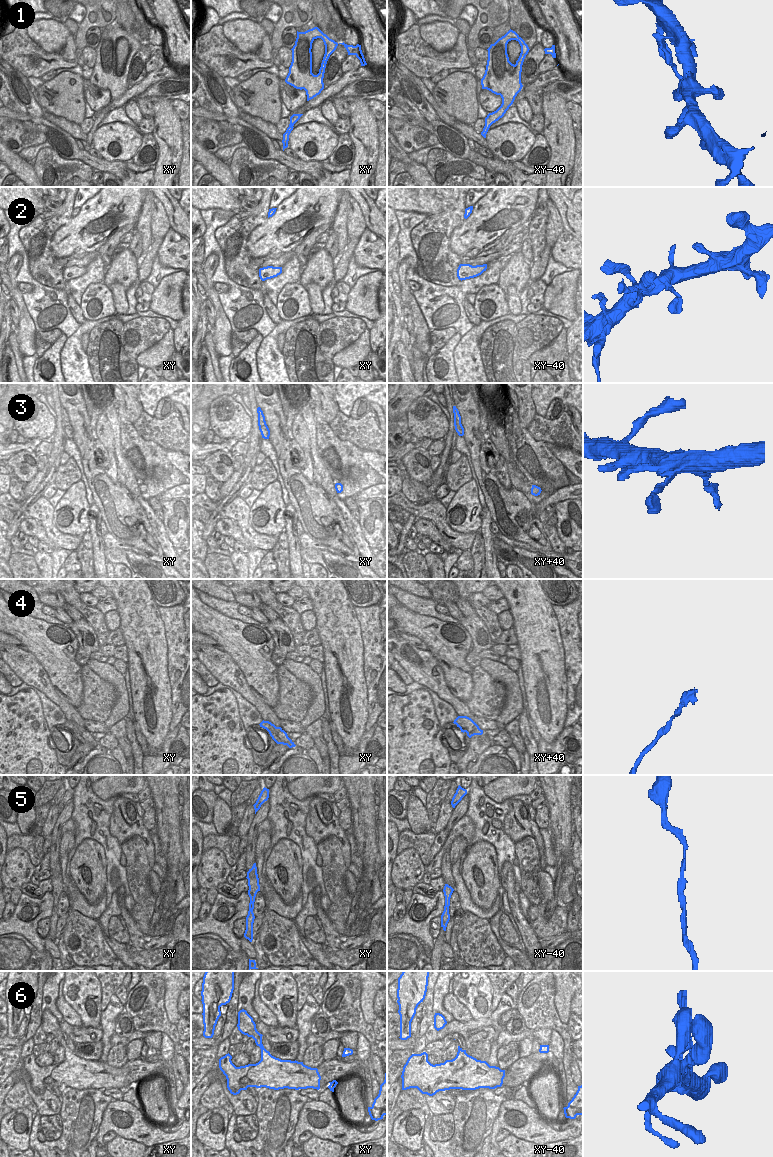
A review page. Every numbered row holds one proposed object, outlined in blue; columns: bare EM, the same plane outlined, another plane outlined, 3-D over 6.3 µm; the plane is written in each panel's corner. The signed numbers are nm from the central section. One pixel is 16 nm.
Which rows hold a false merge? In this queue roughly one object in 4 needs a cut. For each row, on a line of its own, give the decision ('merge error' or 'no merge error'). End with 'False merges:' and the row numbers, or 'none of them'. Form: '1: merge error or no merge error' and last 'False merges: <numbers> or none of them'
1: no merge error
2: no merge error
3: no merge error
4: no merge error
5: no merge error
6: no merge error
False merges: none of them

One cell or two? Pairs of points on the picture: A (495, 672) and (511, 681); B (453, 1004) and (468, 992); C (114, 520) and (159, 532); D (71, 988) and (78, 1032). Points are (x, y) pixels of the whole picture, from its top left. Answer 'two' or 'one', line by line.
A: one
B: two
C: two
D: two

